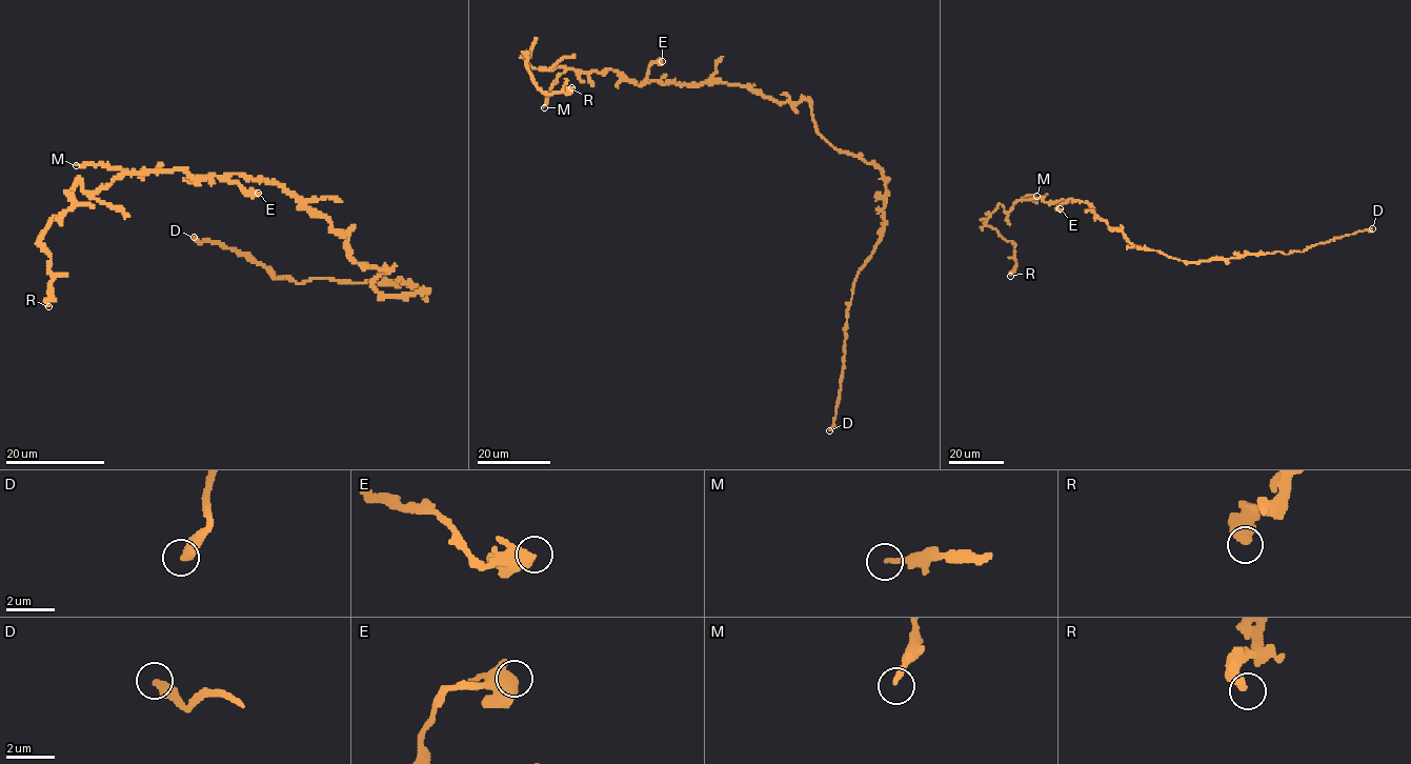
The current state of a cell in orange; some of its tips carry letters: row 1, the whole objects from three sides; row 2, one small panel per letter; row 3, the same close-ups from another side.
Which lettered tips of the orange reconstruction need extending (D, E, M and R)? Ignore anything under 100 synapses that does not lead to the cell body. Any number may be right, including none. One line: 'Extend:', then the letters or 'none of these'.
Extend: D

